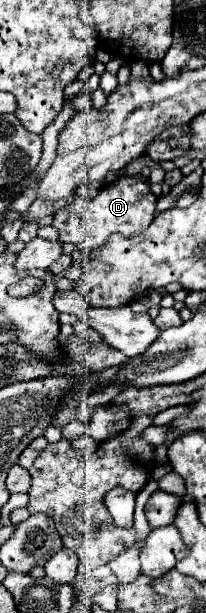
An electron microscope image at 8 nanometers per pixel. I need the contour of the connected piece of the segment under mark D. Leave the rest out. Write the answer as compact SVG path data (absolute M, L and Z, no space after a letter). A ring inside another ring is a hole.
M118 177L106 189L102 189L94 199L78 197L72 205L66 205L54 213L54 227L58 229L58 240L61 243L86 243L88 249L100 247L106 237L112 233L132 235L144 231L152 219L156 209L156 197L150 193L150 183L144 177ZM62 211L62 213L60 213Z

